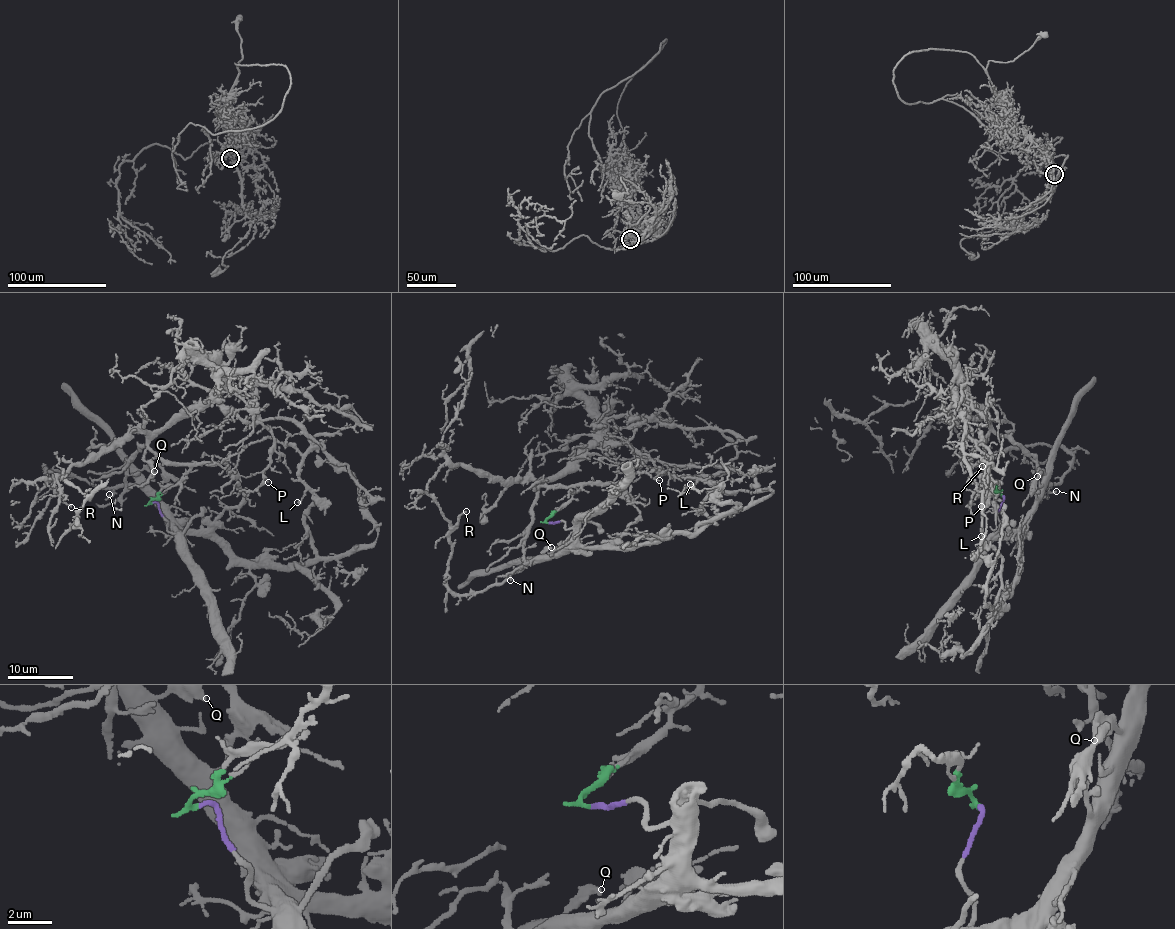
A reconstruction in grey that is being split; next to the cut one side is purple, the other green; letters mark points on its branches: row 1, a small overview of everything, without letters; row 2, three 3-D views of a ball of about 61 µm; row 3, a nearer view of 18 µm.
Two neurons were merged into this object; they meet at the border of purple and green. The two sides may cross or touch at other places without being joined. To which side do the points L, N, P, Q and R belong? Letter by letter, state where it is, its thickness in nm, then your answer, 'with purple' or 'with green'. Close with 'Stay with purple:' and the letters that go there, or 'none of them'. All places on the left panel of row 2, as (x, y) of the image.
L: (297, 502) | 130 nm | with purple
N: (109, 494) | 140 nm | with purple
P: (268, 482) | 90 nm | with green
Q: (154, 471) | 360 nm | with purple
R: (71, 507) | 150 nm | with purple
Stay with purple: L, N, Q, R

